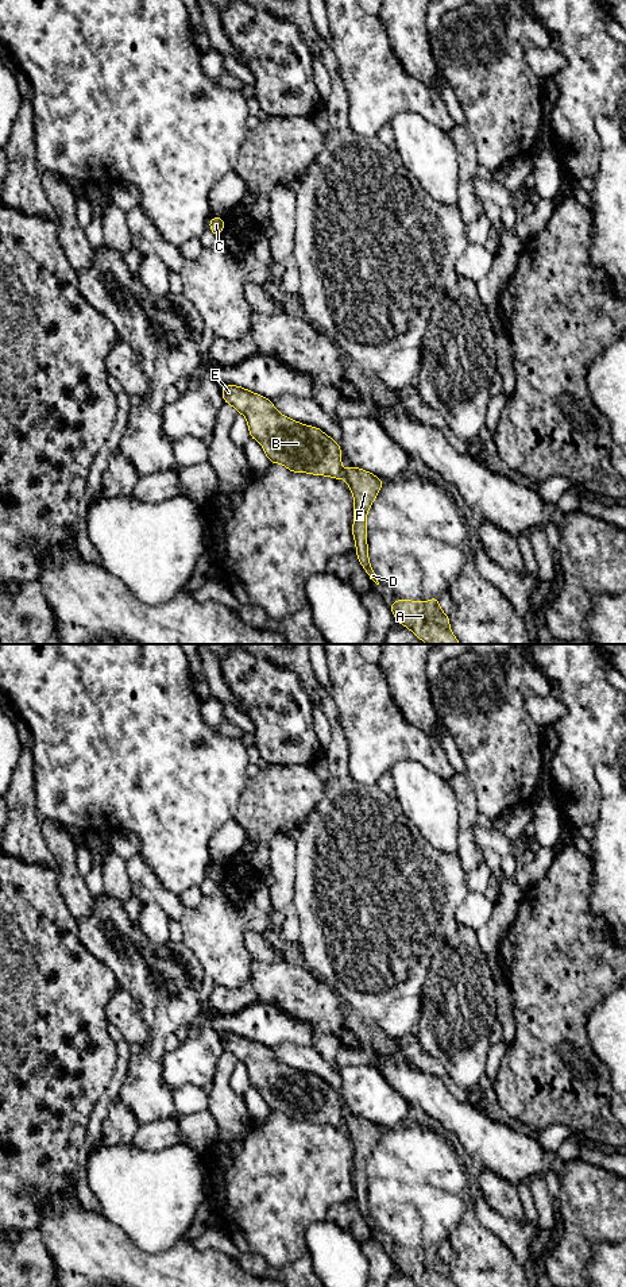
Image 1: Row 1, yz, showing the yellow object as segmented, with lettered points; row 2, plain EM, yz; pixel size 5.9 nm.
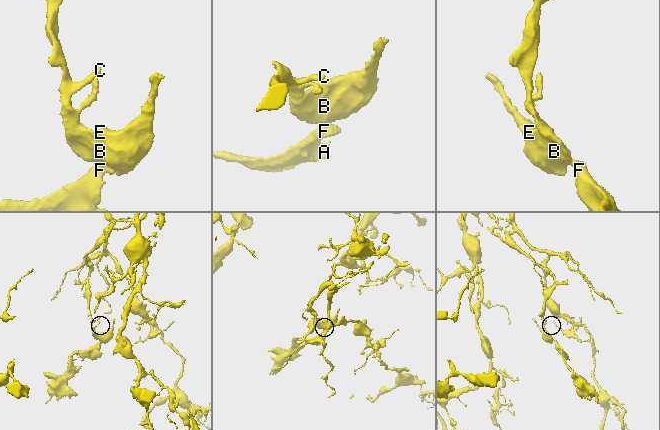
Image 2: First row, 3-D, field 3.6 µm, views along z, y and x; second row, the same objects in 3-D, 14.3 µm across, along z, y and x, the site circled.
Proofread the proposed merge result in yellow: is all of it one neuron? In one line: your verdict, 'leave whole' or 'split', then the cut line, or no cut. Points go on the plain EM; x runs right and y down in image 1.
split; cut in yz along (342, 1120), (343, 1125)

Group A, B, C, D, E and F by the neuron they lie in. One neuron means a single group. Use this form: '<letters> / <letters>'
A D F / B C E

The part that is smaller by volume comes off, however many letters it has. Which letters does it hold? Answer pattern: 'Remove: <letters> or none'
Remove: A, D, F

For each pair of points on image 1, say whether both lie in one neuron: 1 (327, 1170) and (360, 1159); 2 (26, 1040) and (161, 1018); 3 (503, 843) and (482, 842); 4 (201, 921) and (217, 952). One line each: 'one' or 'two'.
1: two
2: one
3: one
4: one

